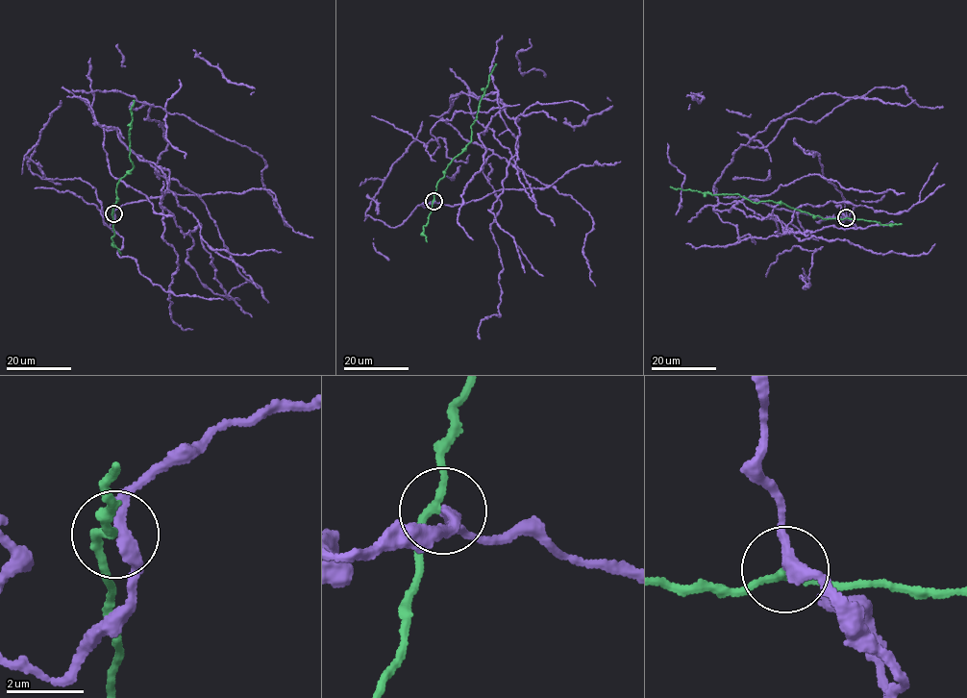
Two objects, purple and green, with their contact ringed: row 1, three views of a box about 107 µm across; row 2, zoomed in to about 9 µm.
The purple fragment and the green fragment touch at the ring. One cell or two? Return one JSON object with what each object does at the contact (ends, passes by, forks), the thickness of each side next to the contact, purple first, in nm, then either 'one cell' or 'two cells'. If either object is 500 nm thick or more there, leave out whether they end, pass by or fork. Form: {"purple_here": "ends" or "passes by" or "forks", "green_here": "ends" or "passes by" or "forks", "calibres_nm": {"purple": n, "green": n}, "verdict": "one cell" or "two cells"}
{"purple_here": "passes by", "green_here": "passes by", "calibres_nm": {"purple": 280, "green": 190}, "verdict": "two cells"}

